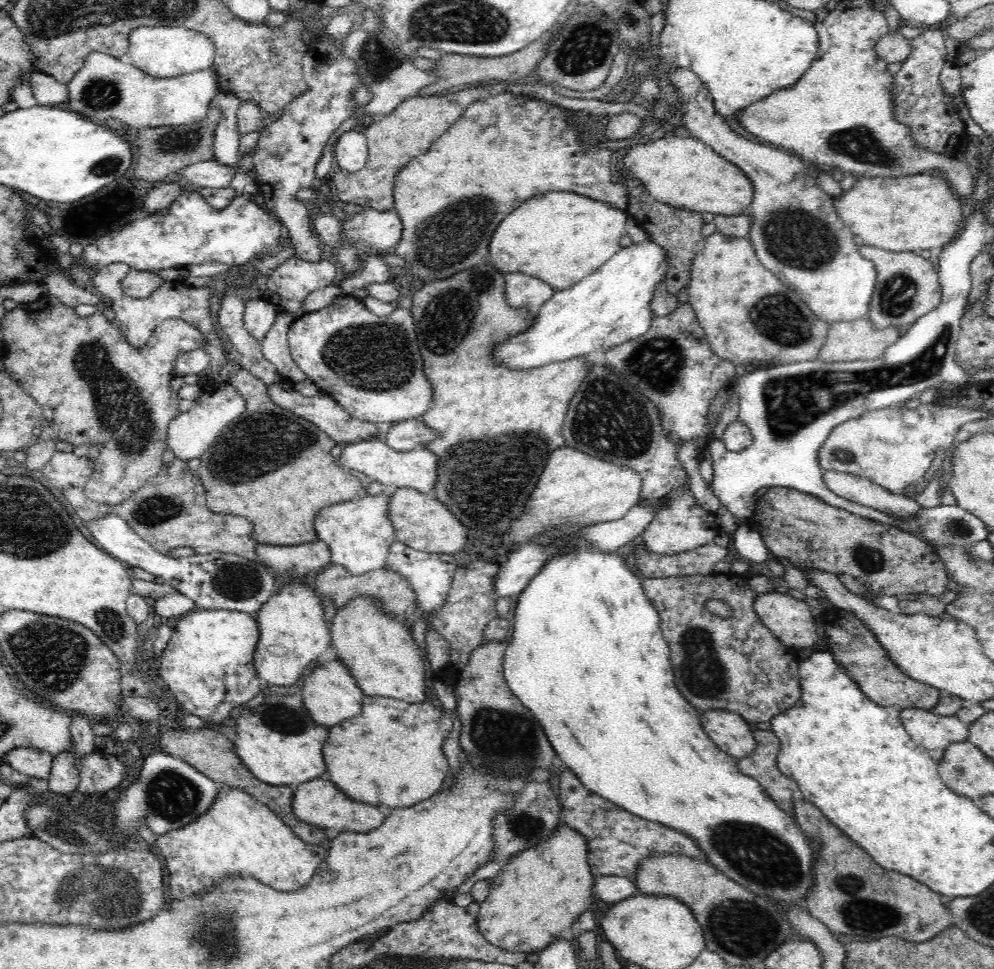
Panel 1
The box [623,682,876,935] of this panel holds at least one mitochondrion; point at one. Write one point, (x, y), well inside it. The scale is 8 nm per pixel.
(754, 852)

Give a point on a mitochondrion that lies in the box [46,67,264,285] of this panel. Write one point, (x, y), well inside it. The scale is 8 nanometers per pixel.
(96, 94)

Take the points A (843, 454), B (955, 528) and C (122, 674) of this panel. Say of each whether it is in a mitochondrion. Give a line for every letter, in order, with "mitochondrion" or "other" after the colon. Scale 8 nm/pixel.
A: mitochondrion
B: mitochondrion
C: other

